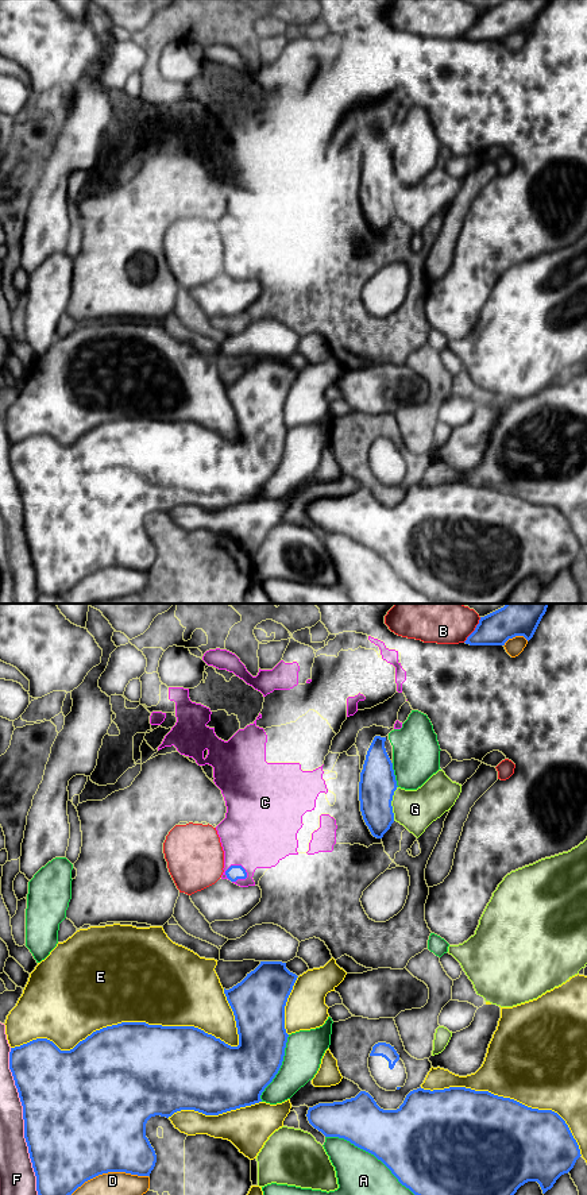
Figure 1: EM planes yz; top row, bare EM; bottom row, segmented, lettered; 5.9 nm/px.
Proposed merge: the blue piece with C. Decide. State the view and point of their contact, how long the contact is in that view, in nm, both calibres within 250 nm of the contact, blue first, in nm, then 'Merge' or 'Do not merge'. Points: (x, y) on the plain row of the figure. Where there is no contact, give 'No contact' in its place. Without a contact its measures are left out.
Touches blue at yz (238, 261). Shared border 150 nm. Thickness 90 nm (blue) against 440 nm. Do not merge

